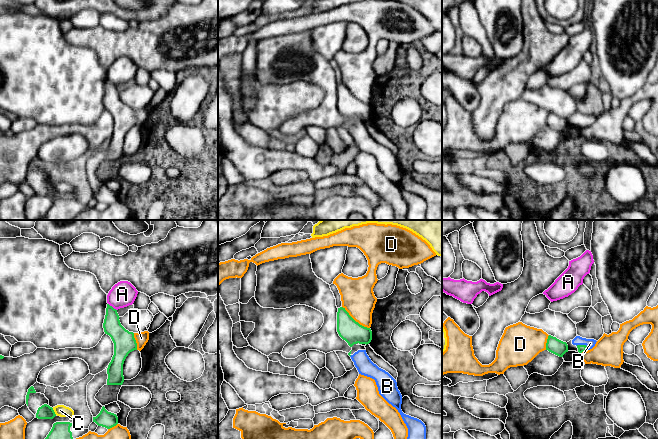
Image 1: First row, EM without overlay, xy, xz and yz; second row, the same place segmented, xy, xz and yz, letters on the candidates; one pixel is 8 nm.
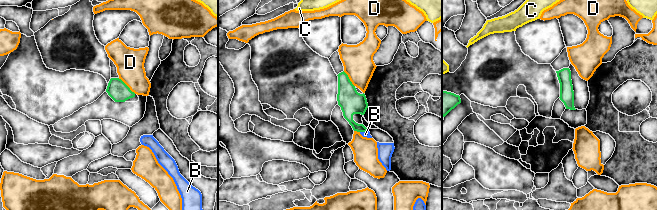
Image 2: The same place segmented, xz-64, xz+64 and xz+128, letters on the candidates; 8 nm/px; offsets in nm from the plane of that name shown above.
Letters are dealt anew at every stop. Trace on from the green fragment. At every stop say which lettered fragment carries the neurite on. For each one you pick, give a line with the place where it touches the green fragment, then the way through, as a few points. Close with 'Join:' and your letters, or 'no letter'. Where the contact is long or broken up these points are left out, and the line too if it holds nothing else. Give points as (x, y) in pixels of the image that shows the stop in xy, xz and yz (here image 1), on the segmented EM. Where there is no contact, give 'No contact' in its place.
B: Touches green at yz (582, 345). Path across: yz (581, 348), (582, 345), (590, 343)
Join: B

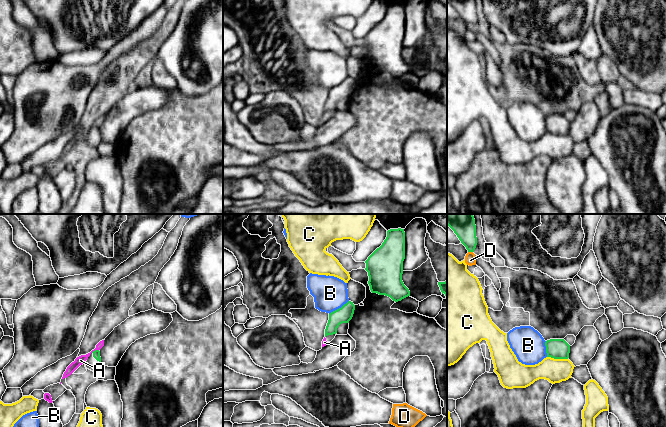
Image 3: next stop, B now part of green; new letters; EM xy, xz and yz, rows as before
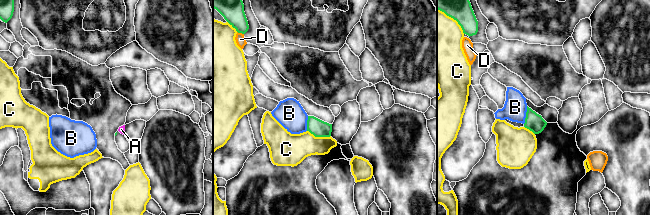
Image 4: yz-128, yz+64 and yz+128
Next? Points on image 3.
Join: no letter

